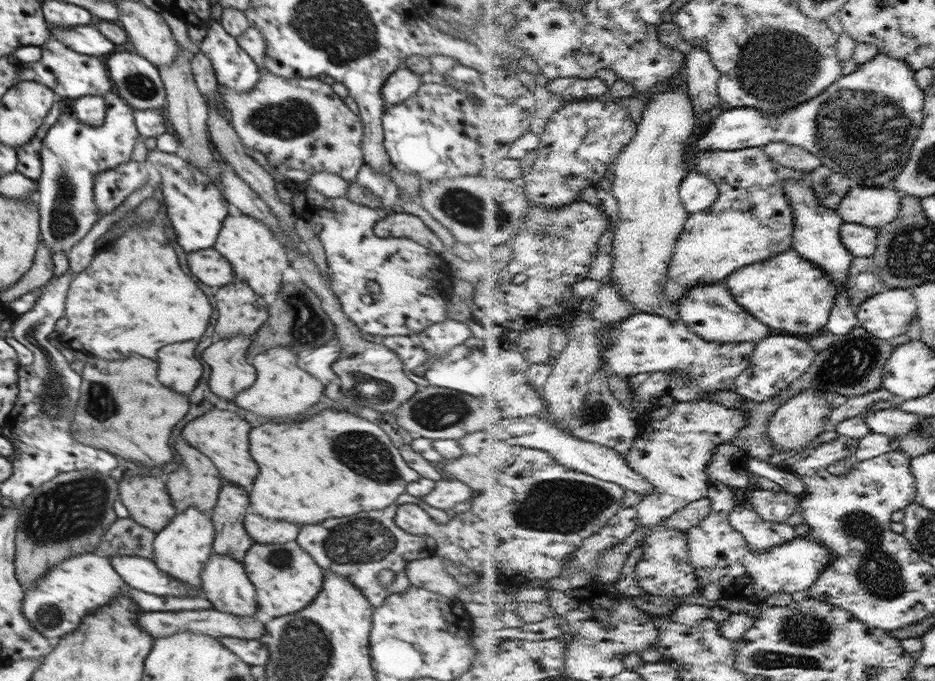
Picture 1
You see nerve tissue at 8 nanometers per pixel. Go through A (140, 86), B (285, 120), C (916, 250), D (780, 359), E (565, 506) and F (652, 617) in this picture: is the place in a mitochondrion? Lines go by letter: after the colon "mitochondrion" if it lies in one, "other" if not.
A: mitochondrion
B: mitochondrion
C: mitochondrion
D: other
E: mitochondrion
F: other

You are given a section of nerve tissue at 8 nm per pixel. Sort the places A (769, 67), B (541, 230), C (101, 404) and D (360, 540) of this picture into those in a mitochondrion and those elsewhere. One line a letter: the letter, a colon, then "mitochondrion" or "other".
A: mitochondrion
B: mitochondrion
C: mitochondrion
D: mitochondrion

